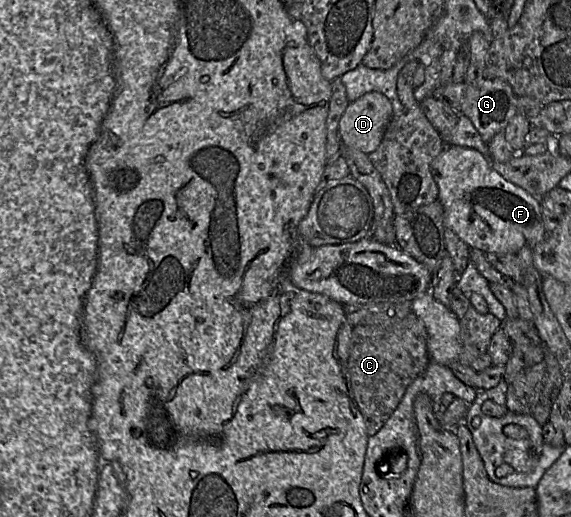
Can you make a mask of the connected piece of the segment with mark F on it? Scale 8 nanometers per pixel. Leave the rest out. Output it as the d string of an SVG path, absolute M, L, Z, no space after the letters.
M446 145L430 164L430 170L438 187L444 226L457 234L470 249L479 249L485 253L518 254L523 247L533 249L547 236L542 221L541 200L503 178L492 168L489 156L472 148Z

